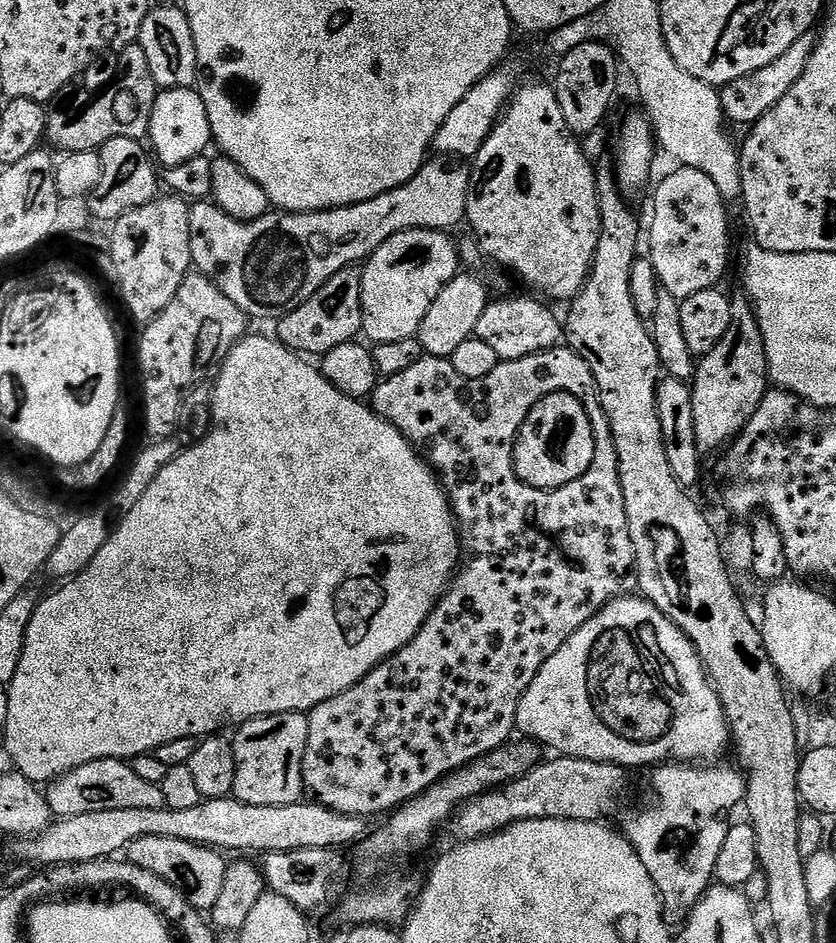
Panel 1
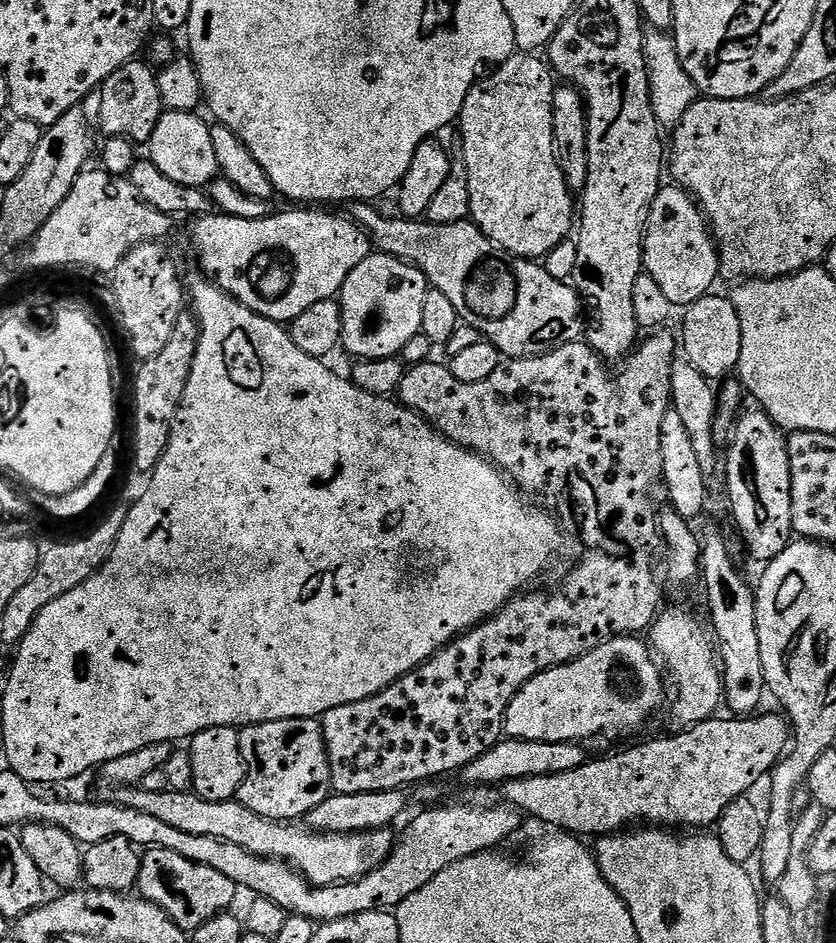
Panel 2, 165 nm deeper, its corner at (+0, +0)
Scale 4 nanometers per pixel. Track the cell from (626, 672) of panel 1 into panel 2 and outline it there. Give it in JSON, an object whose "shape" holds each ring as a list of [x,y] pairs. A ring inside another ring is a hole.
{"shape":[[[639,635],[613,636],[577,660],[530,678],[506,710],[504,736],[530,742],[589,742],[603,732],[628,736],[638,731],[666,704],[665,673],[653,649],[640,640]]]}

